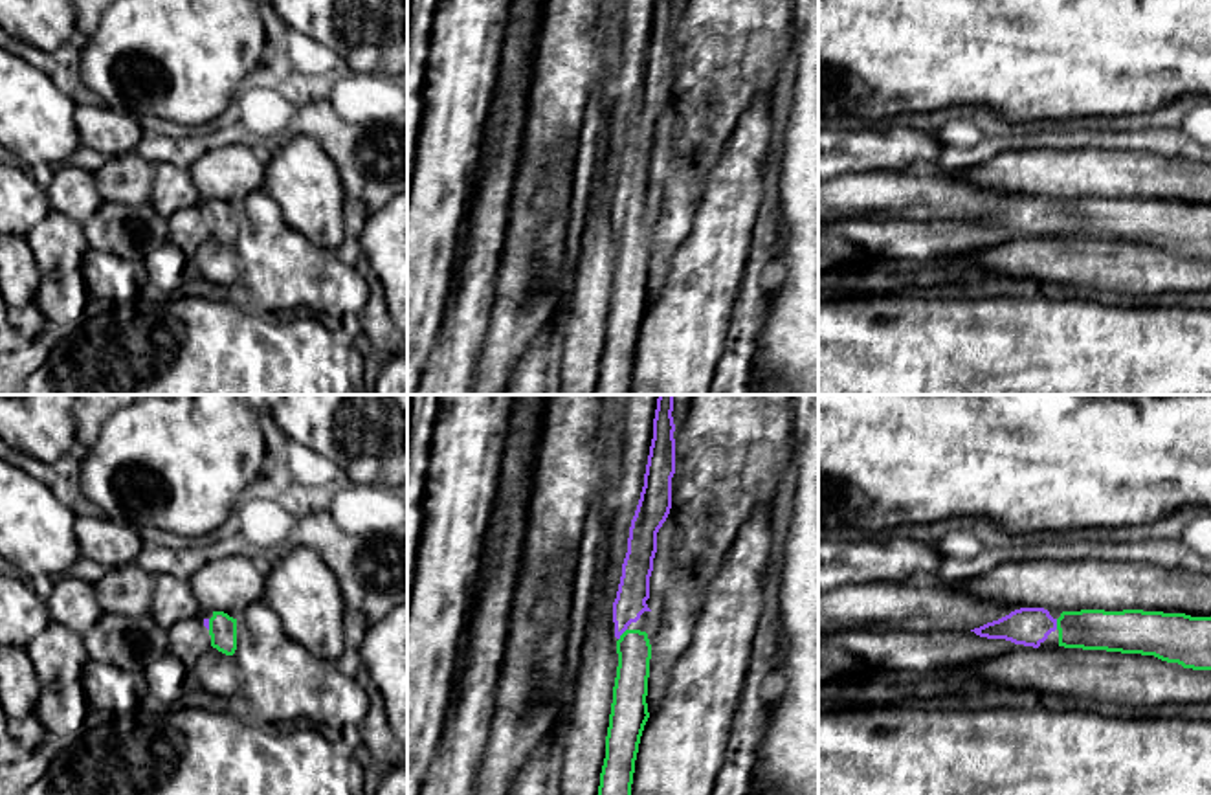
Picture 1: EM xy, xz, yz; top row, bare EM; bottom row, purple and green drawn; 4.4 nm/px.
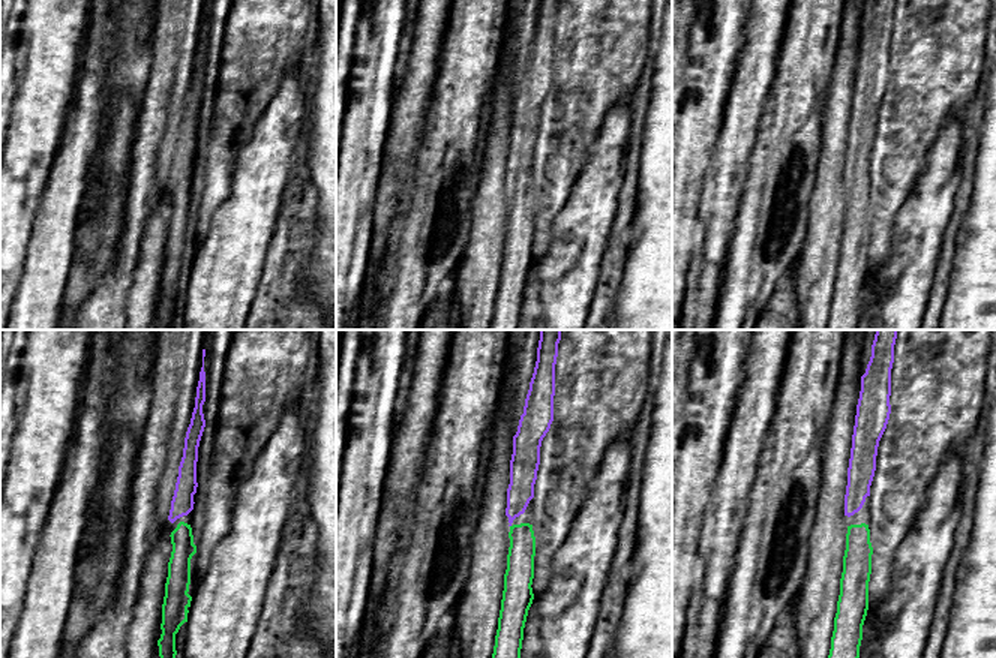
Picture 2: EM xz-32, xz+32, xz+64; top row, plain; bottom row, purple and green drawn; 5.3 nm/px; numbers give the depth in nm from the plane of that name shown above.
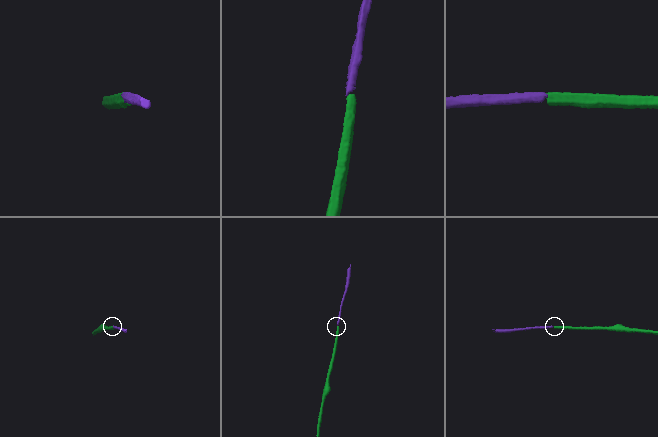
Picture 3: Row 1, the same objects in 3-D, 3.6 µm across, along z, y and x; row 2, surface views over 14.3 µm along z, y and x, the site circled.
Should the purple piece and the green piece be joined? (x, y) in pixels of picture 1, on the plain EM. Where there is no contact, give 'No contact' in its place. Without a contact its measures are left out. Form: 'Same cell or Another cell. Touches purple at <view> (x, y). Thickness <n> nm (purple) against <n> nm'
Same cell. Touches purple at xz (622, 221). Thickness 140 nm (purple) against 150 nm

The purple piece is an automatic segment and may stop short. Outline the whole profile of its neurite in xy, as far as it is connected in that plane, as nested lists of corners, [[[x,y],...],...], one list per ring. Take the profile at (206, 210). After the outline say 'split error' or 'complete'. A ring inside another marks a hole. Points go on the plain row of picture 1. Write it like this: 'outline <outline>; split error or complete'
outline [[[213,200],[211,207],[204,207],[204,215],[209,218],[211,235],[226,244],[233,244],[237,239],[237,207],[224,200]]]; split error

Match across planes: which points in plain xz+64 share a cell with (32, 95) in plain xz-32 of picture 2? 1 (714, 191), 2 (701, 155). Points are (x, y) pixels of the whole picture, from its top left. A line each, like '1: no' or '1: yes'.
1: no
2: yes

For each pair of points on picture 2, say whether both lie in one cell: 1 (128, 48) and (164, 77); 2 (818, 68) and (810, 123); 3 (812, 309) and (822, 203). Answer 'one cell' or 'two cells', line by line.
1: two cells
2: one cell
3: one cell

